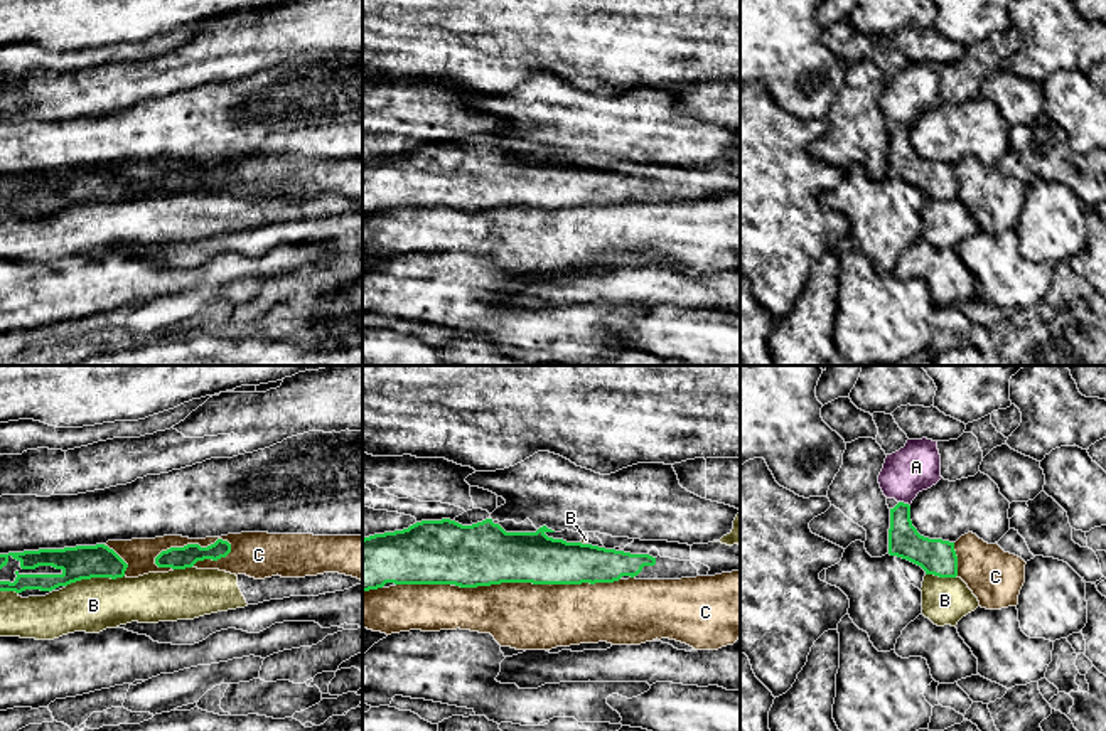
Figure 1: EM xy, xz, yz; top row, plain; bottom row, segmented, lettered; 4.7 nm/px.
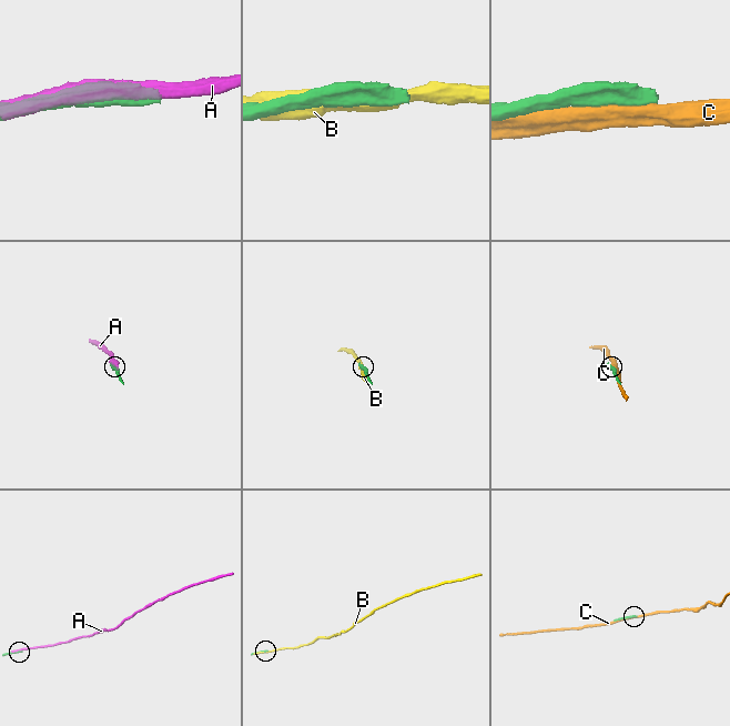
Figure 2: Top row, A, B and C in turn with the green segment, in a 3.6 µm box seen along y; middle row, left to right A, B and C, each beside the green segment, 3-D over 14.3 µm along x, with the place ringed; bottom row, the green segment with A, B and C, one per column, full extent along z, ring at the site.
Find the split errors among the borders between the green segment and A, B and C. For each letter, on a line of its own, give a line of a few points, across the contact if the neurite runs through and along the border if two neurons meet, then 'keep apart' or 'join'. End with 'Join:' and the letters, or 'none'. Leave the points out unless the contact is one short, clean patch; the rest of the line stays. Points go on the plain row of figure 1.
A: keep apart
B: keep apart
C: keep apart
Join: none

